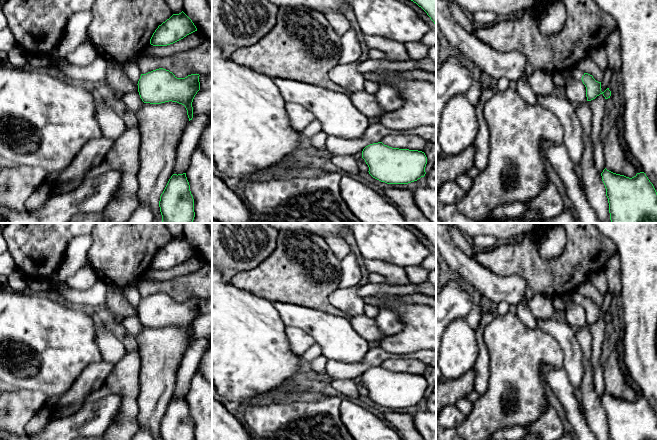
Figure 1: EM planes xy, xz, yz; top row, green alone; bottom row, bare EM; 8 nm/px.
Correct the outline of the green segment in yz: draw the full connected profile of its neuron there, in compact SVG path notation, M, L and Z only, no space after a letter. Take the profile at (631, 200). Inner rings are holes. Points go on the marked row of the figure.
M605 168L601 176L612 223L657 223L657 192L644 172L629 178Z

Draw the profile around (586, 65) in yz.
M589 55L584 57L577 65L576 68L581 70L583 73L588 73L593 76L593 78L601 82L603 79L603 71L596 65L596 63L591 59Z

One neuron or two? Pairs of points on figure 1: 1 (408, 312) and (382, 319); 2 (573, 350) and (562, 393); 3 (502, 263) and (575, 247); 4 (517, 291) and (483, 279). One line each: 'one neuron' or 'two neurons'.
1: two neurons
2: two neurons
3: one neuron
4: one neuron

